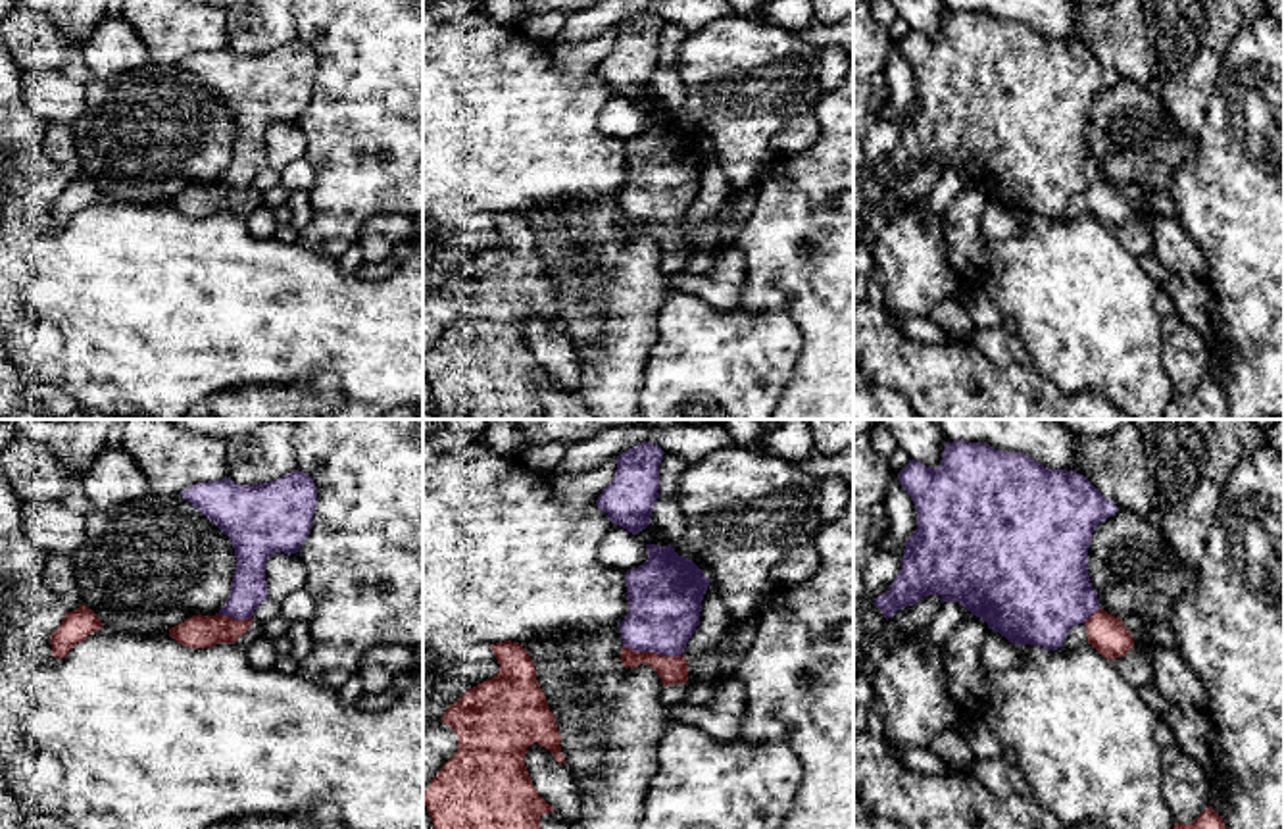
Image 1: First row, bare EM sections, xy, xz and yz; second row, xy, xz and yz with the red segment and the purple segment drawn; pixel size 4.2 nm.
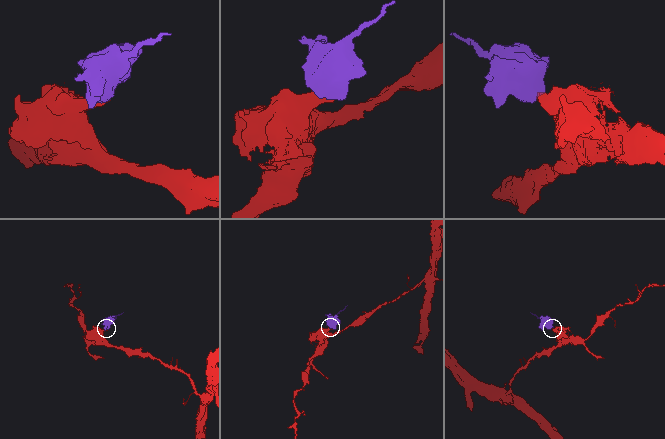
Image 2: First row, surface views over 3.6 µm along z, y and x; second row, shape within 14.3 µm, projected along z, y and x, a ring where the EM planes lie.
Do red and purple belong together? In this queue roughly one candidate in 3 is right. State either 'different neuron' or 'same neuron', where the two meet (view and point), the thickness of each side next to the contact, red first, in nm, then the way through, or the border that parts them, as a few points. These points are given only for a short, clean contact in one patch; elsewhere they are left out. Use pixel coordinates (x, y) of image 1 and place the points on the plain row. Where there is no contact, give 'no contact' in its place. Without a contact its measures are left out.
different neuron; contact xz (652, 222); calibres 120 and 300 nm; border xz (623, 214), (635, 220), (681, 224)

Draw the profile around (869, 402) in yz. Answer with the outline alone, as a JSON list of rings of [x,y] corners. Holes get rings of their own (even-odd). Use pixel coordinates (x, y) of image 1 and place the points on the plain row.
[[[853,367],[853,419],[919,419],[900,390],[875,387]]]

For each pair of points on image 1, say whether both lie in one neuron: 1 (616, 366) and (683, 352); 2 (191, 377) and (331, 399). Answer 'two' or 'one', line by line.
1: two
2: two

